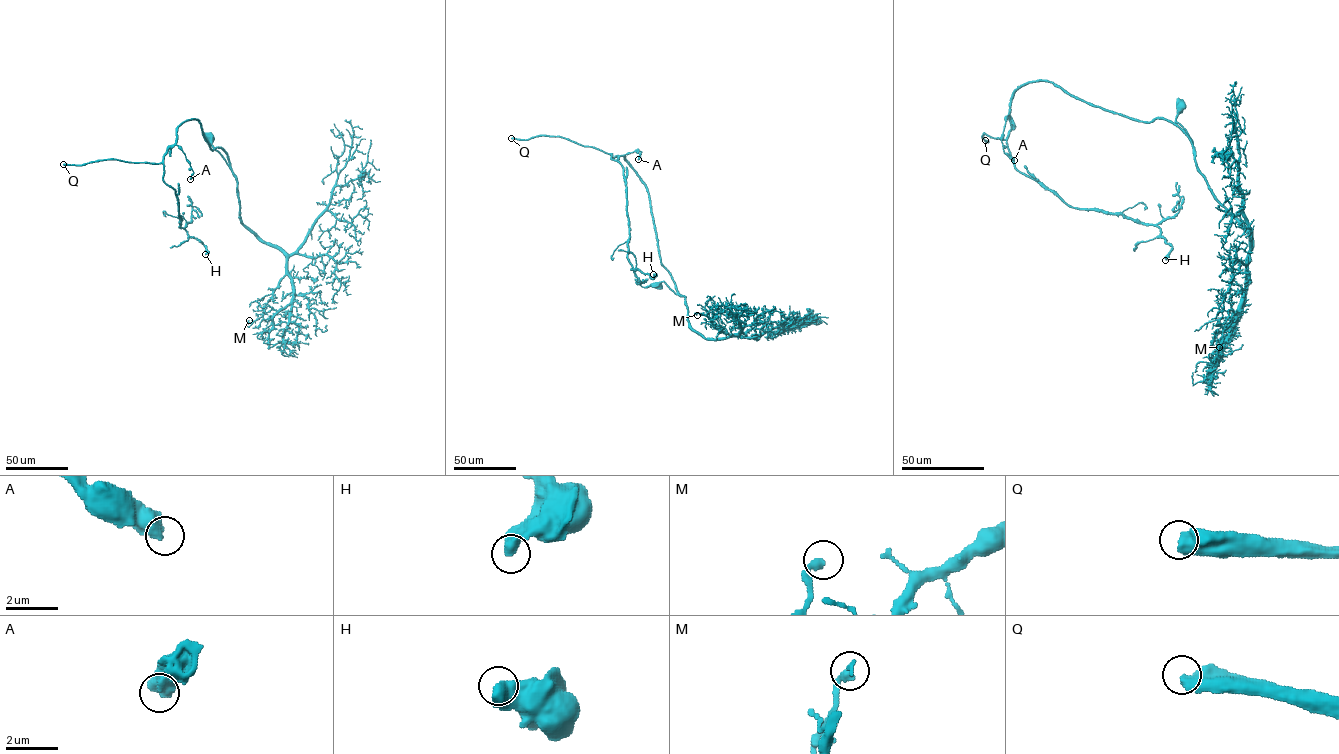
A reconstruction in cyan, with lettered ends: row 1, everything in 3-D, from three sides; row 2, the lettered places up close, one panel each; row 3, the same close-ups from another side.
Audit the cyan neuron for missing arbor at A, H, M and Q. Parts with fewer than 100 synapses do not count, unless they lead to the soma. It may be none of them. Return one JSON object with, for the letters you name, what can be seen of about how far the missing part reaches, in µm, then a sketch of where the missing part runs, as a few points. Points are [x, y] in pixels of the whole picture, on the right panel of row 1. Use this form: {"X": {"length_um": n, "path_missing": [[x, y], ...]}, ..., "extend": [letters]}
{"Q": {"length_um": 250, "path_missing": [[985, 140], [1071, 217], [1156, 227], [1185, 211], [1187, 203], [1176, 191]]}, "extend": ["Q"]}

